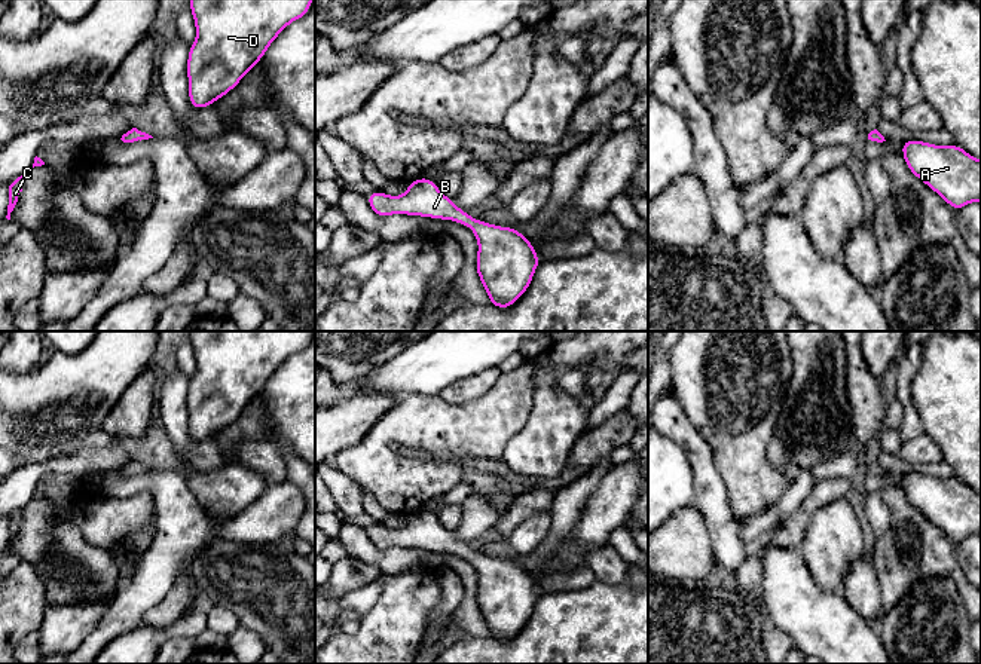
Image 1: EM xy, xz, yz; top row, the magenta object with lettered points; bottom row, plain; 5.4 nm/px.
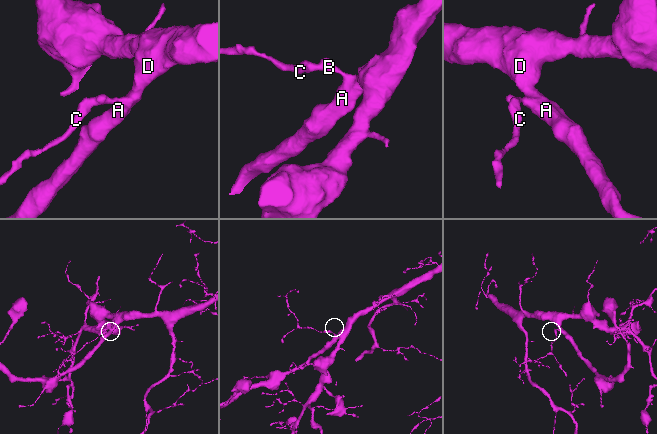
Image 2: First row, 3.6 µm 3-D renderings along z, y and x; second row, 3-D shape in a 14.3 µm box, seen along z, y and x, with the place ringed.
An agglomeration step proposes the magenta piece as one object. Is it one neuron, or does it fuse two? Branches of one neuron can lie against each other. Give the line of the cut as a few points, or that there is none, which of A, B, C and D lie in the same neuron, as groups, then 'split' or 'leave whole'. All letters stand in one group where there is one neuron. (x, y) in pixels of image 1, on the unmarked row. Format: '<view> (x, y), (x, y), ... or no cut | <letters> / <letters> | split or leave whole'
no cut | A B C D | leave whole

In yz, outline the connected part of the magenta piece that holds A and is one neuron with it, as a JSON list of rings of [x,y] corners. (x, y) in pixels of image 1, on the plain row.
[[[908,472],[899,477],[910,505],[938,526],[954,544],[971,535],[981,535],[981,493],[956,475],[942,480]]]

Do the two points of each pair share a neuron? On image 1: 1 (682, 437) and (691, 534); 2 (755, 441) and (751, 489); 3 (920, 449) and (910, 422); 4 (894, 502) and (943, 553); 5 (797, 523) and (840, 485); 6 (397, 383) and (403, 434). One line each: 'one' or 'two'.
1: two
2: one
3: two
4: one
5: one
6: two

